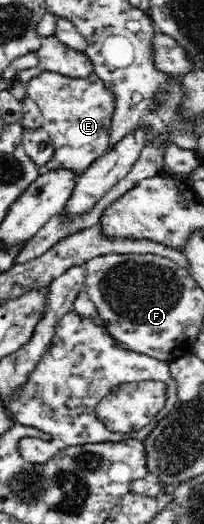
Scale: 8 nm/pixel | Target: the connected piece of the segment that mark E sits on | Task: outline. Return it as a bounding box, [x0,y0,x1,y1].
[27,71,117,174]

